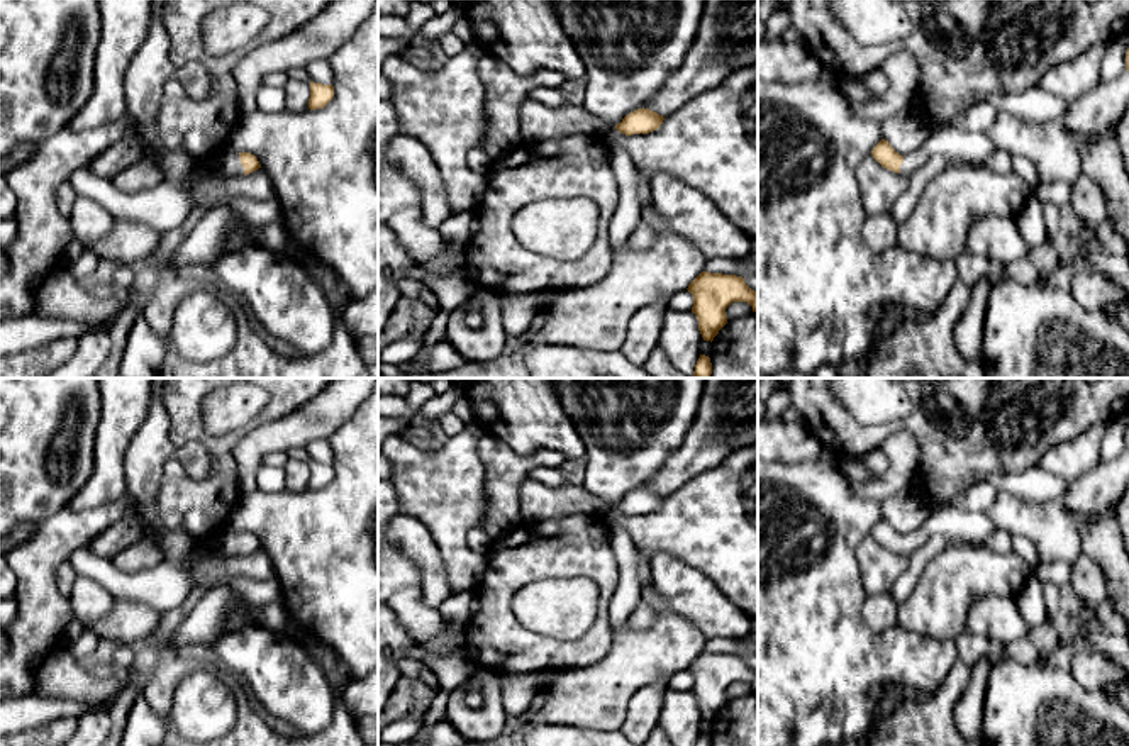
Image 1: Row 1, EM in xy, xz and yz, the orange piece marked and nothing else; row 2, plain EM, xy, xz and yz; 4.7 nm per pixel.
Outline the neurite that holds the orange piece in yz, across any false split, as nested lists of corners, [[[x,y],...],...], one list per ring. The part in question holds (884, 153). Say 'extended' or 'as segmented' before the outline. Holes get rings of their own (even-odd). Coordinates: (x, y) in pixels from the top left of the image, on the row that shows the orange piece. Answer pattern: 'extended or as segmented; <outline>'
extended; [[[943,129],[929,136],[919,149],[902,156],[888,141],[882,139],[871,151],[871,156],[887,170],[910,178],[922,168],[931,156],[959,158],[968,163],[976,163],[990,158],[995,146],[985,132]]]

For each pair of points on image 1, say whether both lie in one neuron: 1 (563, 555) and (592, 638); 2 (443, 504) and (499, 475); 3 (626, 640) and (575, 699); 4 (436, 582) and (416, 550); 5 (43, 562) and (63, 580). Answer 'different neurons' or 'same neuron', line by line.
1: same neuron
2: different neurons
3: same neuron
4: same neuron
5: different neurons

